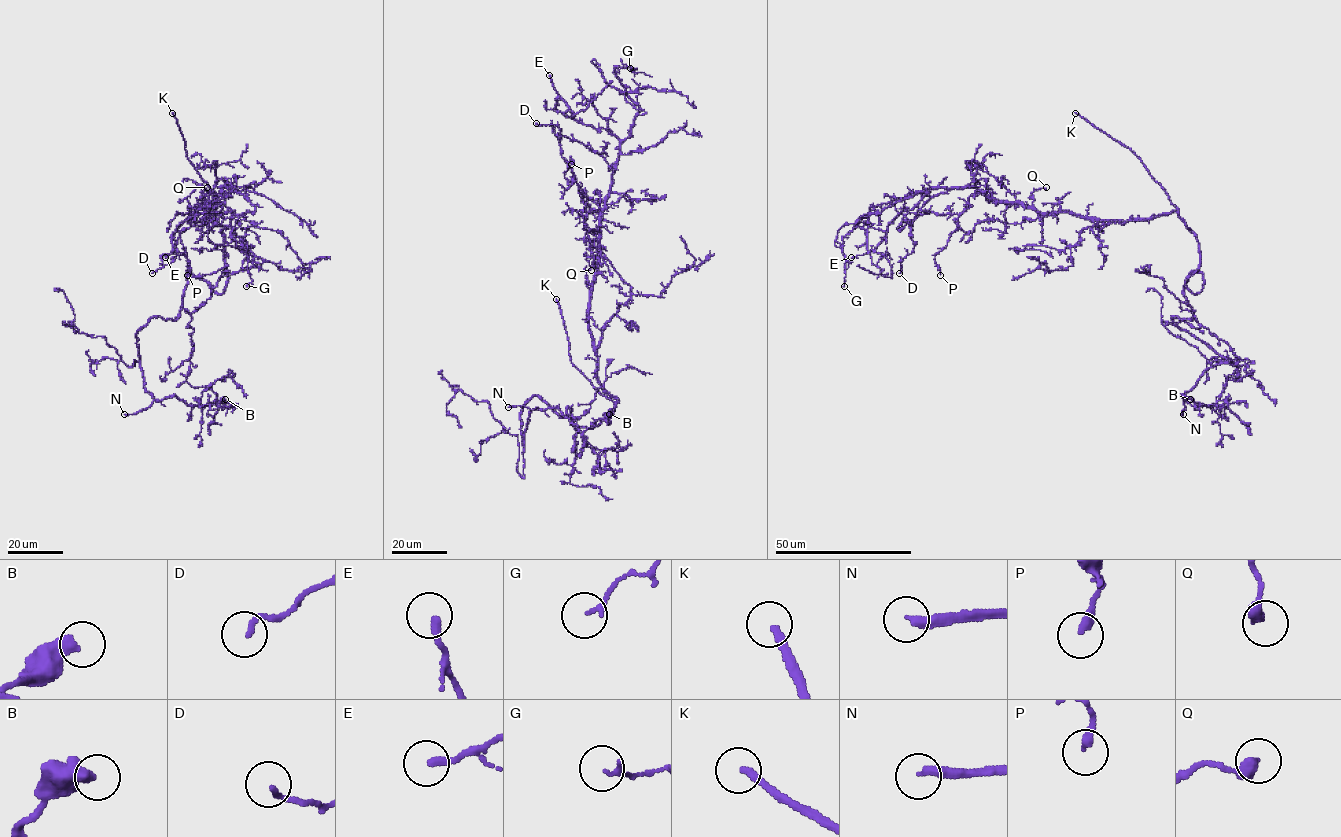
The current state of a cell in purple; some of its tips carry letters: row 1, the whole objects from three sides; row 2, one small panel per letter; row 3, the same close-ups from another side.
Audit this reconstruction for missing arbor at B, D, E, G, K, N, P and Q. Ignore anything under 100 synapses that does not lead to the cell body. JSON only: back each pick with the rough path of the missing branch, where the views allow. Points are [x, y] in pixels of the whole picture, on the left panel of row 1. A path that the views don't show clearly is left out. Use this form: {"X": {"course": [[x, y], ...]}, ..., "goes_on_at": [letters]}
{"N": {"course": [[124, 414], [95, 417], [84, 428], [56, 427], [46, 414], [44, 393], [35, 383]]}, "goes_on_at": ["K", "N"]}

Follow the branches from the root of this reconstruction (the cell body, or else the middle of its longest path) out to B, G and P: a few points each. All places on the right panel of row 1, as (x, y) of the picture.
B: (1192, 231), (1185, 286), (1204, 282), (1172, 320), (1227, 361), (1184, 397), (1209, 406), (1190, 399)
G: (1192, 231), (1176, 211), (1094, 220), (1000, 203), (972, 187), (929, 188), (865, 213), (843, 237), (844, 286)
P: (1192, 231), (1176, 211), (1094, 220), (973, 194), (957, 220), (961, 229), (934, 257), (940, 275)

